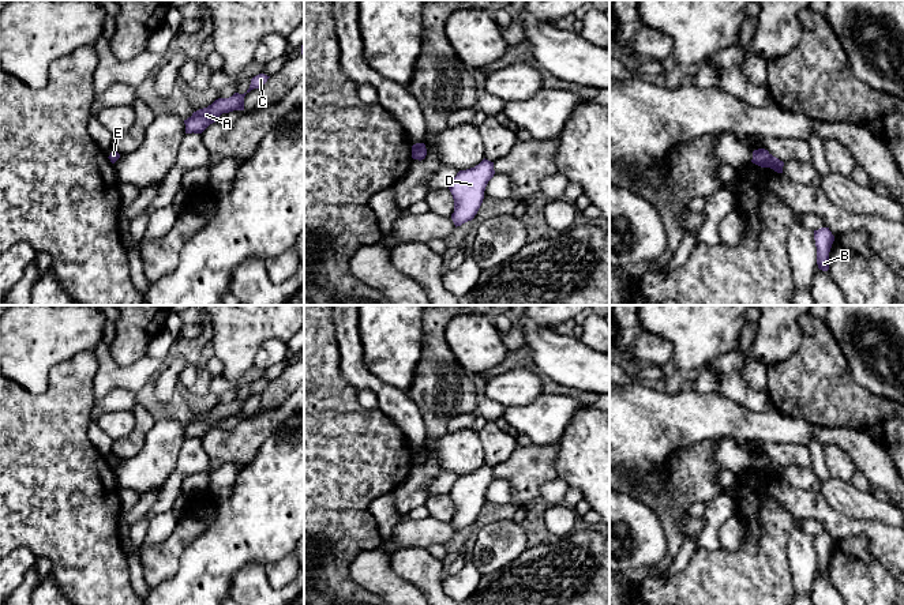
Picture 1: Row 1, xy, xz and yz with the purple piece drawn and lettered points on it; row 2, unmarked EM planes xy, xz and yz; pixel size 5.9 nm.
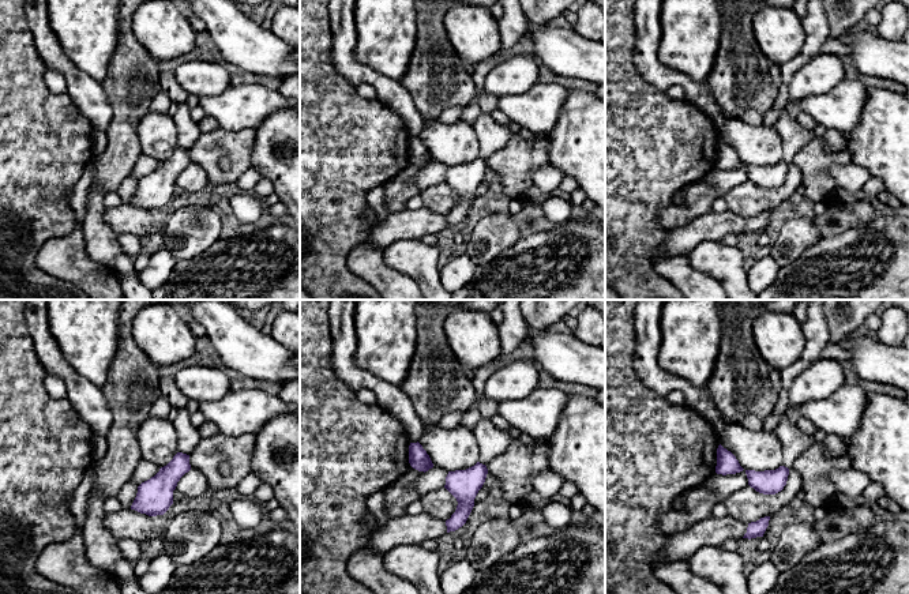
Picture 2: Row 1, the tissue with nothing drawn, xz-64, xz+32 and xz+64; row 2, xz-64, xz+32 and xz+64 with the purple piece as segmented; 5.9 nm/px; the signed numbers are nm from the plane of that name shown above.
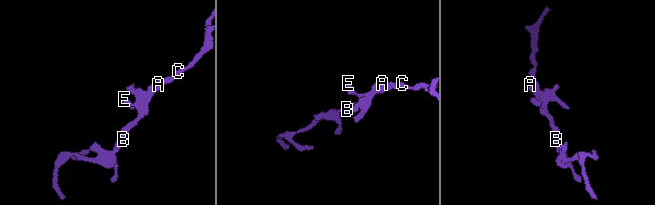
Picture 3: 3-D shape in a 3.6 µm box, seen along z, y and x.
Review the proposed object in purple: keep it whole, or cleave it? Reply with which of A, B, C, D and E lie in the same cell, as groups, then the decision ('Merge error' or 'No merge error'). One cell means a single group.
Groups: A B C D E. No merge error

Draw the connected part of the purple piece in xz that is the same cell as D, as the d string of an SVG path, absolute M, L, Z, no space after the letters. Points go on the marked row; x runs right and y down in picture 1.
M484 158L474 168L459 170L453 179L449 189L454 199L451 219L455 228L474 218L483 203L485 187L494 174L494 162Z

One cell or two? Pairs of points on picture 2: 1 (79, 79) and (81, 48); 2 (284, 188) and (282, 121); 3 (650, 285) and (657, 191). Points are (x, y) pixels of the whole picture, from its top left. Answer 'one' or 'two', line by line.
1: two
2: one
3: one

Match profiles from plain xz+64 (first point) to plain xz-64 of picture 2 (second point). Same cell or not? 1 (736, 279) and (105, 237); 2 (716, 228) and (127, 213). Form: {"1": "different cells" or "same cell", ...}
{"1": "same cell", "2": "same cell"}

